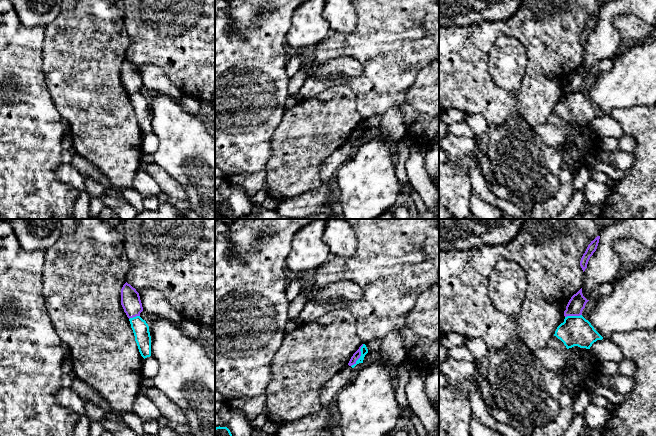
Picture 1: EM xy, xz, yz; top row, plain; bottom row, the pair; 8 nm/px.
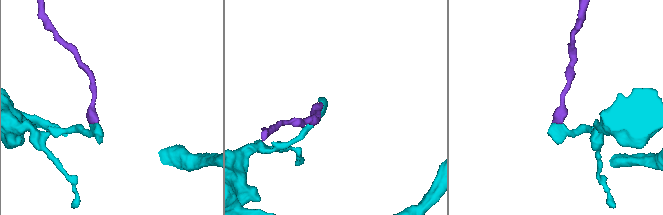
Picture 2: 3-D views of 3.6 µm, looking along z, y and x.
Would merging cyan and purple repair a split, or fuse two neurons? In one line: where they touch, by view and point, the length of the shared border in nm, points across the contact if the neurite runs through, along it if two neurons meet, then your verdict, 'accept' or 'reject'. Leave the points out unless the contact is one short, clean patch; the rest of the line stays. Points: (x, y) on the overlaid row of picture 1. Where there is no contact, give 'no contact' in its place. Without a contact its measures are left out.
meets cyan in xz at (361, 355); contact 200 nm long; border along xz (363, 344), (360, 349), (360, 357), (351, 366); reject

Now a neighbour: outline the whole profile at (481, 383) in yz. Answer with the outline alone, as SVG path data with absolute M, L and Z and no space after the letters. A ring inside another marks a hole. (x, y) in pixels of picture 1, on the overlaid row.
M478 361L476 364L478 365L480 371L472 386L479 391L479 395L487 409L496 408L497 406L494 401L491 385L486 375L485 362Z

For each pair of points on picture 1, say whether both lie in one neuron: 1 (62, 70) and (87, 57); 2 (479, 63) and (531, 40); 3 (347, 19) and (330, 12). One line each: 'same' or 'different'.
1: same
2: same
3: same

